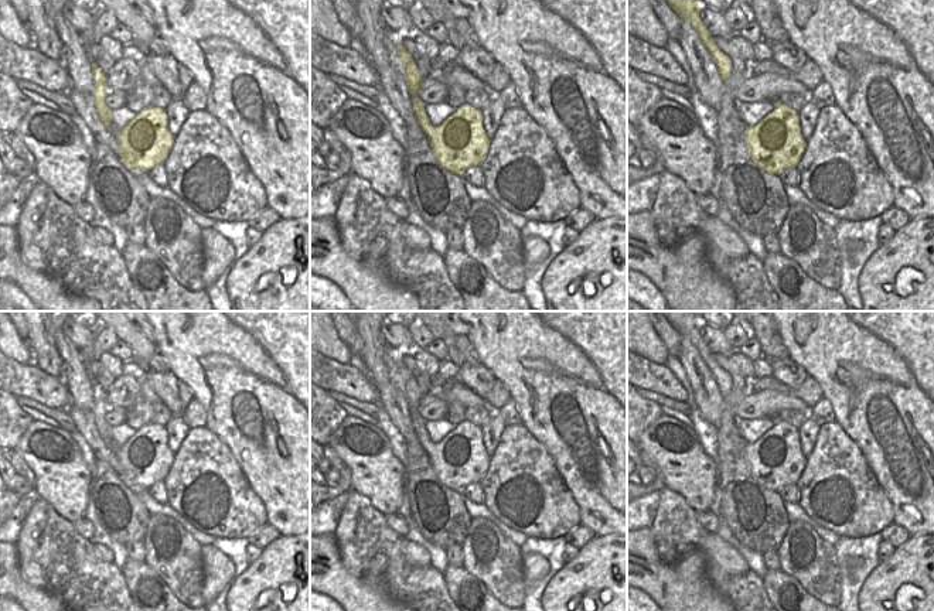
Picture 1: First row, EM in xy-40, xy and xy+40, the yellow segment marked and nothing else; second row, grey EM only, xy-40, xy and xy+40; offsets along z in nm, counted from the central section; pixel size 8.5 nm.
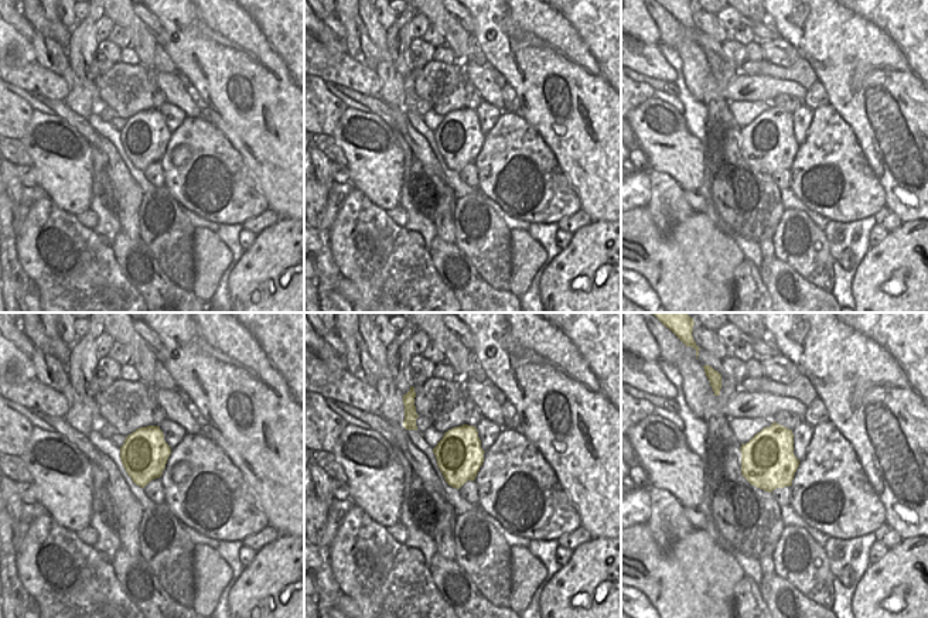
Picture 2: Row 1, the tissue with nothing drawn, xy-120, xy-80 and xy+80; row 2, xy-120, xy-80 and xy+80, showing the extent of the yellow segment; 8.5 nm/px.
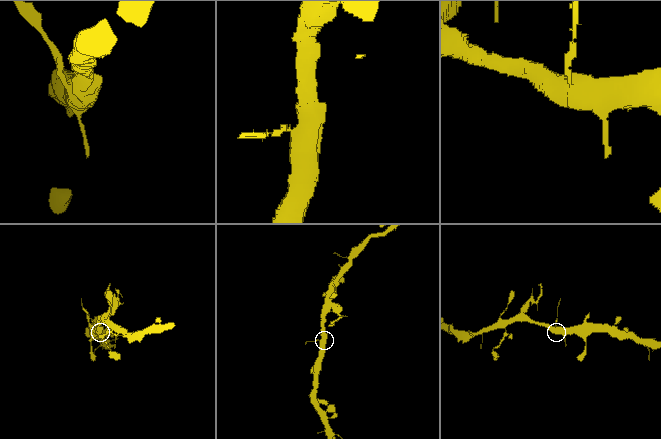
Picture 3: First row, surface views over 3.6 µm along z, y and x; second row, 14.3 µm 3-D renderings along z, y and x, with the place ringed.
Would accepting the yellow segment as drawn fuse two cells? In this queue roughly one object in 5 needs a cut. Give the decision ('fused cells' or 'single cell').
single cell

